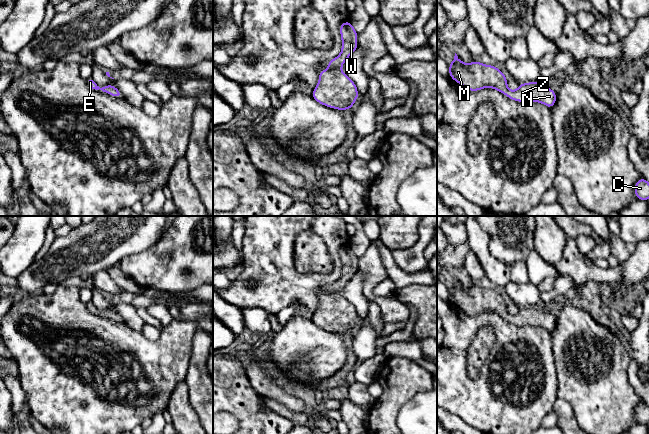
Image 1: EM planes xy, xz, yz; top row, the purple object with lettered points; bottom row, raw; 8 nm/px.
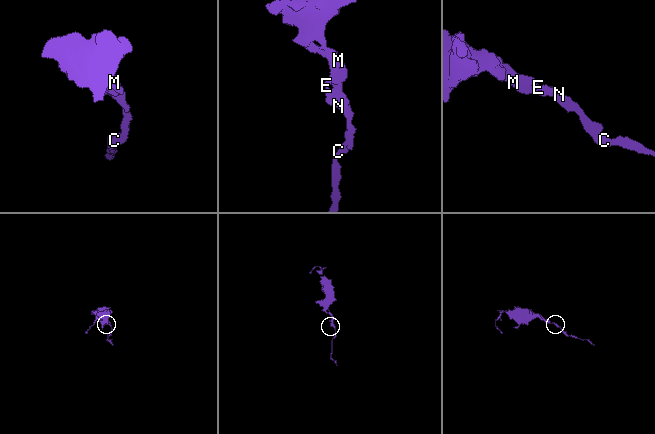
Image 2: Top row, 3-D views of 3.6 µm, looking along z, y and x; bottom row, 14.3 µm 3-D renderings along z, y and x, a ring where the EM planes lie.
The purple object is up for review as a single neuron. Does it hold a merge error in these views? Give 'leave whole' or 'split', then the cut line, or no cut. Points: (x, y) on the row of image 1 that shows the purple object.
leave whole; no cut

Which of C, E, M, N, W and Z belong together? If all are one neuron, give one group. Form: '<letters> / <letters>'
C E M N W Z

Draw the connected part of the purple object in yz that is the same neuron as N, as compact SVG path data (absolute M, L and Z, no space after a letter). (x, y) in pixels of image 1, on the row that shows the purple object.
M456 53L453 62L448 66L449 76L469 91L490 87L514 101L540 102L550 109L556 102L556 92L543 86L541 82L522 83L516 91L511 91L507 87L507 78L501 70L479 61L464 64Z

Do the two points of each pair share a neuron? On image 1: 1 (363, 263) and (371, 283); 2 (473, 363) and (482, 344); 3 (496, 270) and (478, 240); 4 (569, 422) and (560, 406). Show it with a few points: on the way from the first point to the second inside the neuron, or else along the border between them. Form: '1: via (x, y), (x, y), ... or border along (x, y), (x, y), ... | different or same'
1: via (368, 268), (371, 271), (371, 278) | same
2: via (476, 358), (479, 349) | same
3: via (489, 263), (480, 247) | same
4: via (566, 418), (564, 410) | same

